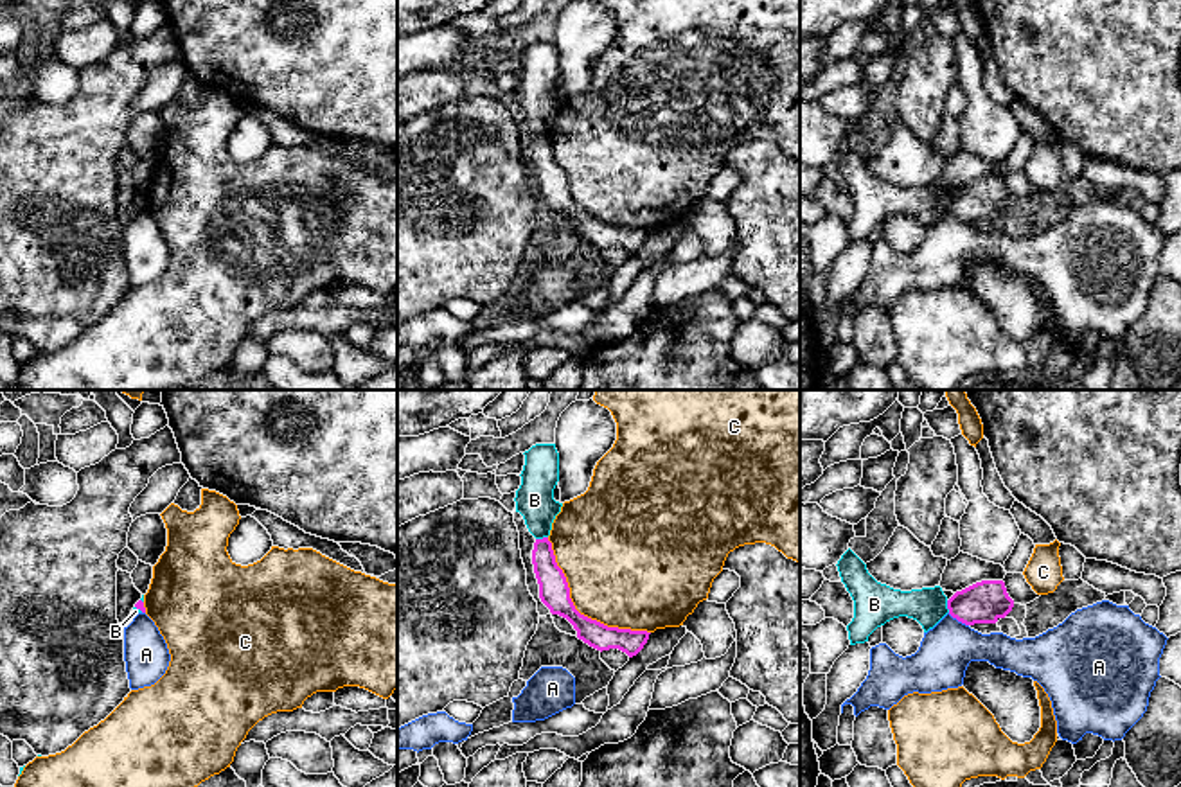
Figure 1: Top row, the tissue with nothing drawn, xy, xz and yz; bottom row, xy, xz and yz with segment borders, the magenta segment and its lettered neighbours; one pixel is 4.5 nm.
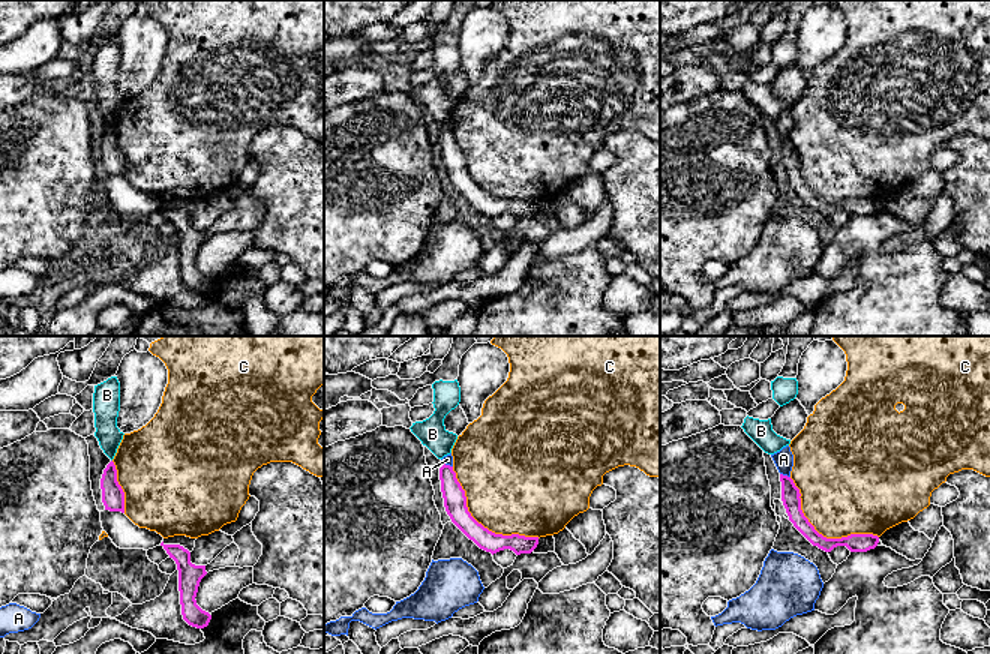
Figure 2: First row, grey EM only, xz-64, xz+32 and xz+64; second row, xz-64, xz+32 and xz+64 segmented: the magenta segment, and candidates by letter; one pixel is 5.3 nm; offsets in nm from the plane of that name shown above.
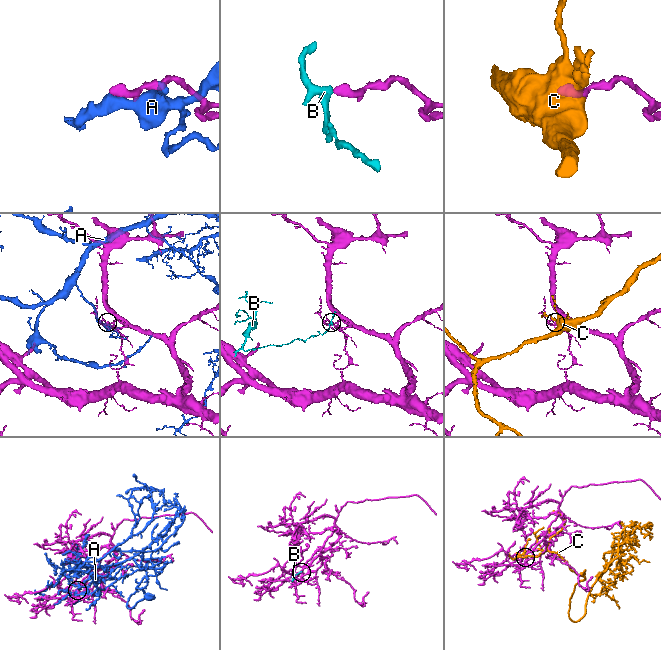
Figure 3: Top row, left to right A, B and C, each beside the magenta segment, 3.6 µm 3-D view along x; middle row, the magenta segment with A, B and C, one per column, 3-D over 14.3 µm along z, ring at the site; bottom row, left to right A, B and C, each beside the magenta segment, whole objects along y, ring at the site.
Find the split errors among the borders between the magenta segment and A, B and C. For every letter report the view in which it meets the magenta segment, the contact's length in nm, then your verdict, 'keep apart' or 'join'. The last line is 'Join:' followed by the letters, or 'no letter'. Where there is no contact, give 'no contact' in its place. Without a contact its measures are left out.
A: meets magenta in yz; contact 110 nm long; keep apart
B: meets magenta in xz; contact 60 nm long; keep apart
C: meets magenta in xz; contact 650 nm long; keep apart
Join: no letter

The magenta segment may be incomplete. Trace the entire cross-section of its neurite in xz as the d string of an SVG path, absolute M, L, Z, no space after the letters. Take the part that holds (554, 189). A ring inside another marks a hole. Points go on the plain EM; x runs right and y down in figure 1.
M548 135L536 137L532 147L534 171L539 181L539 196L552 212L566 216L577 228L577 235L597 248L618 246L629 255L636 253L649 237L647 228L608 225L581 212L572 196L563 167L555 160Z

